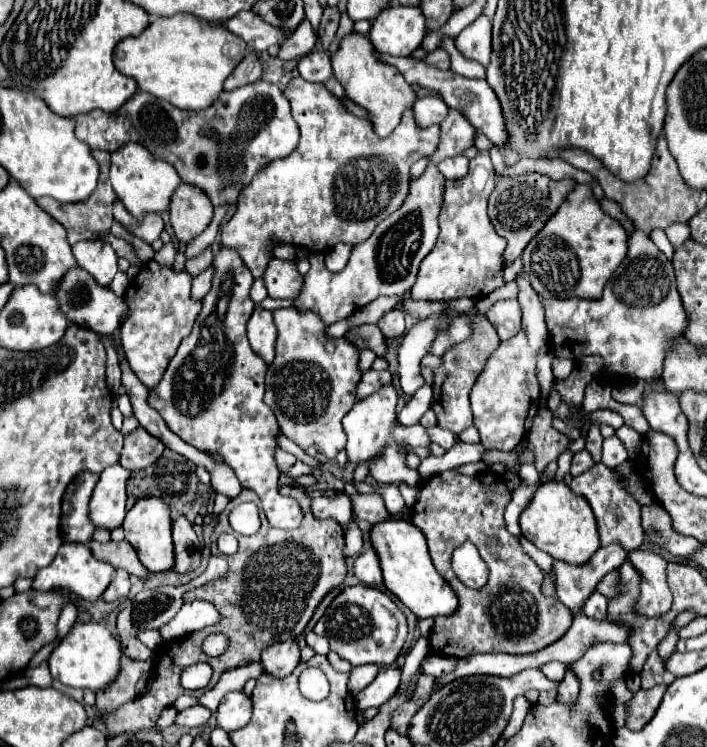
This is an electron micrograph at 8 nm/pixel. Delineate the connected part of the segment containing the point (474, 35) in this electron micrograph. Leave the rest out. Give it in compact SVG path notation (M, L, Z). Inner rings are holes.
M480 15L474 23L470 23L466 29L460 31L460 35L456 37L456 47L466 59L474 59L482 65L488 65L492 53L490 33L492 33L490 19Z

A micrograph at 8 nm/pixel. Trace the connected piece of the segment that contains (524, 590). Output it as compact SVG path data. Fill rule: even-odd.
M442 471L422 485L420 499L412 507L410 521L424 533L436 571L448 579L458 597L458 607L452 615L434 619L430 643L442 655L462 659L476 653L534 653L558 641L572 623L568 607L558 599L542 597L542 571L526 555L520 541L506 531L502 515L508 501L510 491L498 473L486 471L466 477L456 471ZM464 541L472 541L478 547L490 569L488 583L480 591L468 589L452 573L452 551Z

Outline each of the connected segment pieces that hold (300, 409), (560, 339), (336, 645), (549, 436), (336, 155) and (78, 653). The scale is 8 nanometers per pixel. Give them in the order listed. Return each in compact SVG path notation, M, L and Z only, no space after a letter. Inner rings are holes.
M294 307L274 309L272 313L274 313L274 323L278 327L280 335L288 337L288 335L296 335L300 331L300 345L276 345L276 357L266 373L266 395L264 395L266 405L272 407L282 433L288 439L292 439L298 447L308 449L310 445L316 445L322 455L326 455L328 459L334 459L338 455L338 451L342 451L346 447L346 435L340 429L340 421L354 405L354 389L362 375L358 371L356 347L350 345L346 339L328 339L324 335L326 327L314 313L298 315L298 311Z
M642 231L630 237L628 257L606 283L600 301L542 299L542 305L556 357L562 359L564 343L568 343L572 361L598 355L602 357L602 373L628 379L660 377L672 341L682 337L684 327L688 327L688 315L676 291L672 263Z
M350 585L344 587L336 599L328 605L322 619L316 623L314 633L330 641L330 651L338 653L342 659L350 661L352 667L374 663L378 667L388 667L396 661L406 641L406 617L392 603L392 599L376 587Z
M548 409L538 411L528 437L532 443L532 451L536 453L536 469L542 473L544 467L562 453L564 443L562 433L552 427L552 411Z
M294 77L284 89L284 95L290 101L292 117L298 123L300 143L288 157L268 163L268 167L264 167L260 175L244 187L236 201L236 213L222 225L222 247L234 249L256 279L262 277L268 261L272 259L272 251L266 251L270 249L270 237L276 237L278 243L300 245L316 253L326 253L336 243L358 245L368 239L380 221L400 209L408 195L412 163L434 153L440 133L438 125L430 125L426 129L420 127L414 119L414 111L408 109L404 111L404 119L400 119L396 131L380 139L376 131L372 131L372 121L356 117L324 85L310 83L302 77Z
M74 623L66 637L60 639L60 643L52 649L48 657L50 673L54 679L68 687L80 687L80 689L104 689L108 683L112 683L120 671L120 655L122 647L112 637L112 633L100 625L100 623Z

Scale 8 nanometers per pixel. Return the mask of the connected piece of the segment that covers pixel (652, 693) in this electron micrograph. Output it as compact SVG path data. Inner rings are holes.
M656 685L648 691L638 691L634 697L626 703L626 727L632 731L640 731L656 713L662 695L664 695L664 685Z

